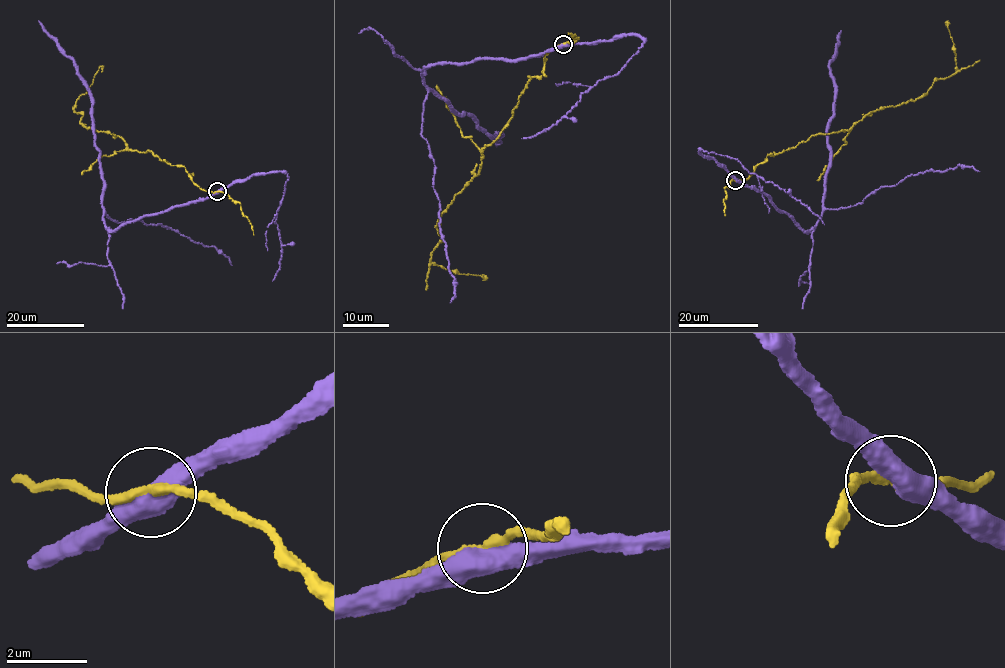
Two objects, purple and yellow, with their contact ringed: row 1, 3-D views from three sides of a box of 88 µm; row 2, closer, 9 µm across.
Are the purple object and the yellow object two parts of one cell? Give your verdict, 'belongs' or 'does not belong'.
does not belong

